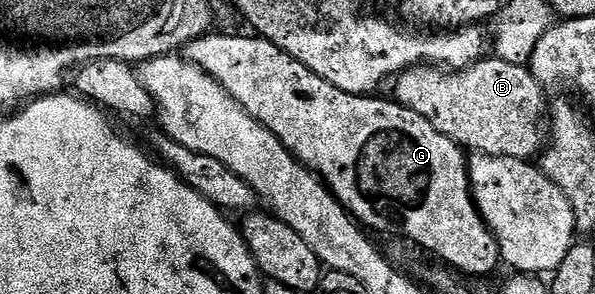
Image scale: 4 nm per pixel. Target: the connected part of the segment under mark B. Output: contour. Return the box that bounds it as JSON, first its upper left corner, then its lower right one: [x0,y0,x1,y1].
[392,57,547,161]

